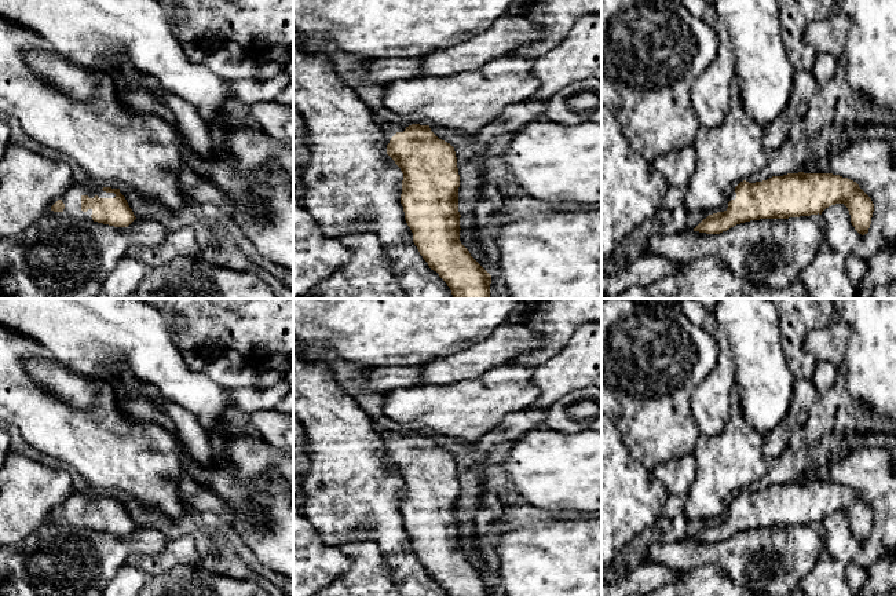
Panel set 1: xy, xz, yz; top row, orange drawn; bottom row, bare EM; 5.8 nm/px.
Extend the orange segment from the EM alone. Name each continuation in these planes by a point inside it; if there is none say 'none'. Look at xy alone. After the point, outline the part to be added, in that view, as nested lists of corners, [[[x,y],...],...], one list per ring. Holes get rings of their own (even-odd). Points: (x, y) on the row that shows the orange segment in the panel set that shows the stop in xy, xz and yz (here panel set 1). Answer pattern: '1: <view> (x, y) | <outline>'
1: xy (72, 198) | [[[84,179],[80,182],[76,182],[73,186],[67,189],[67,191],[61,198],[65,204],[63,212],[72,216],[73,219],[80,220],[92,220],[92,209],[88,209],[87,212],[81,211],[81,197],[88,195],[89,198],[94,198],[98,195],[99,198],[114,198],[114,193],[106,193],[103,190],[94,191],[92,184],[87,183]]]

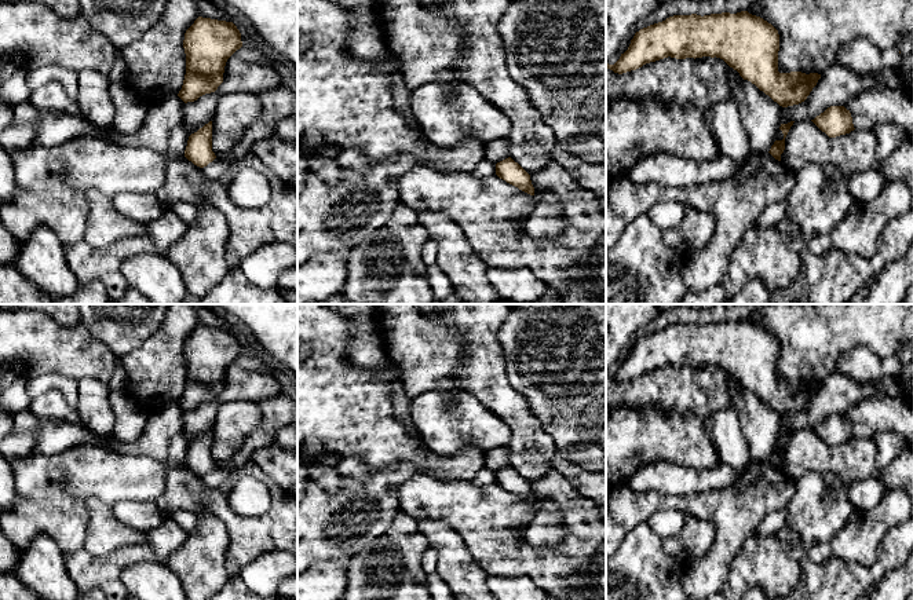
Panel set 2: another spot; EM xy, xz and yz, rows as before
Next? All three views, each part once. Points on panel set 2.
none

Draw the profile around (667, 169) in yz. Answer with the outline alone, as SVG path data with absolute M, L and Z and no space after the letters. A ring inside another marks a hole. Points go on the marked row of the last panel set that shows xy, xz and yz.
M660 151L640 160L625 176L635 184L654 182L665 187L684 187L726 180L738 165L724 154L715 161L698 162Z

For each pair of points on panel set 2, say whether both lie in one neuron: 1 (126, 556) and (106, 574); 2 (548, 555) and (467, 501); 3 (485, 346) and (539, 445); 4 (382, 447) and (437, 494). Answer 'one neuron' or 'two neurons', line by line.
1: one neuron
2: one neuron
3: one neuron
4: two neurons

